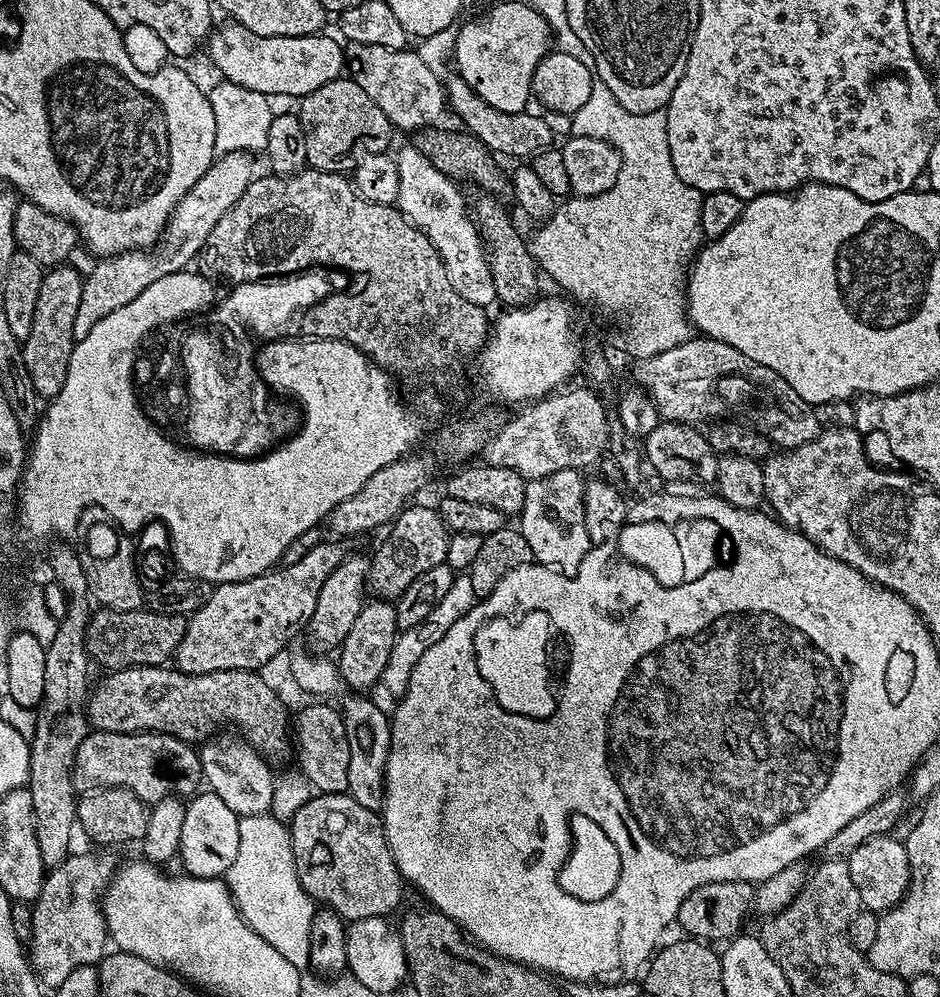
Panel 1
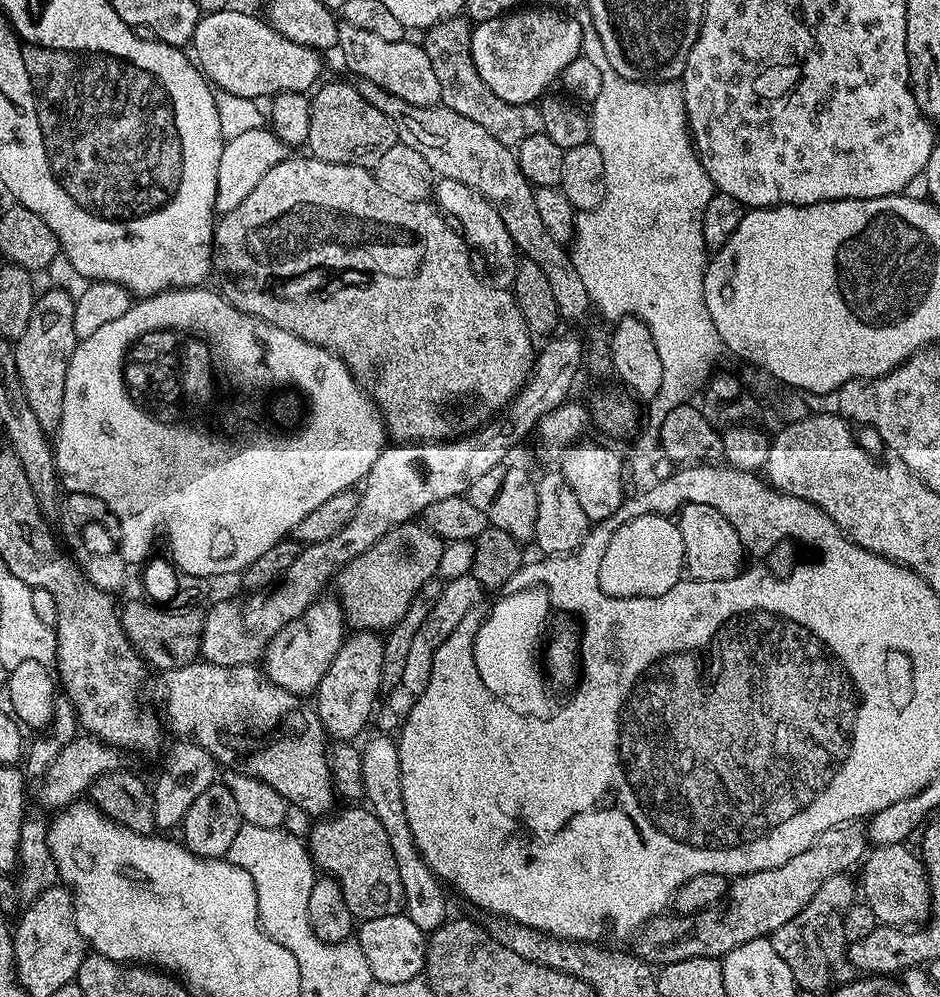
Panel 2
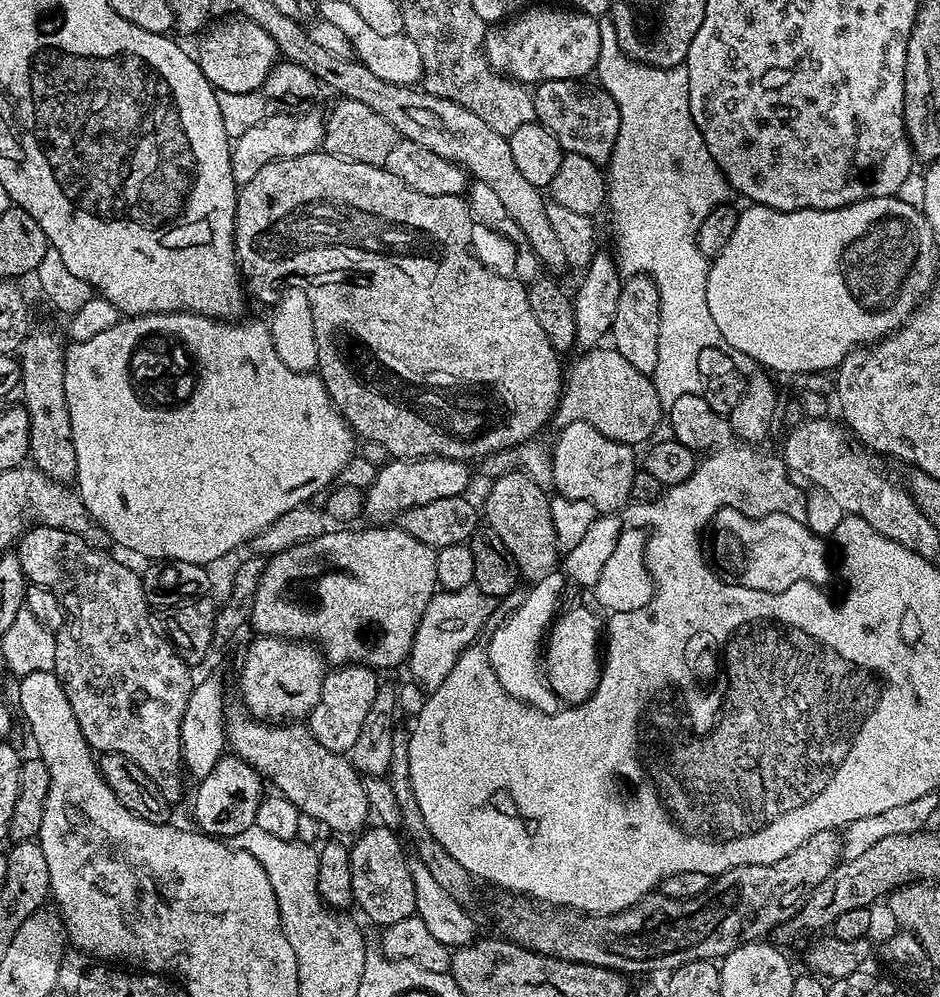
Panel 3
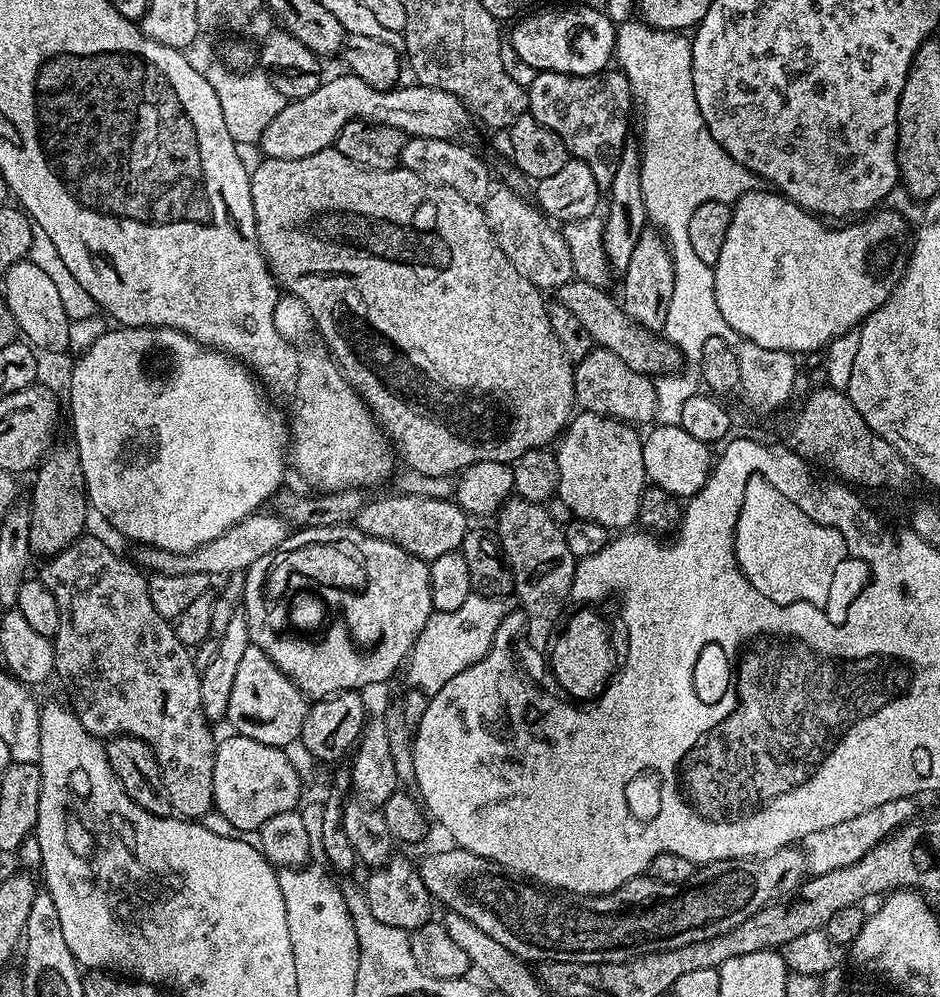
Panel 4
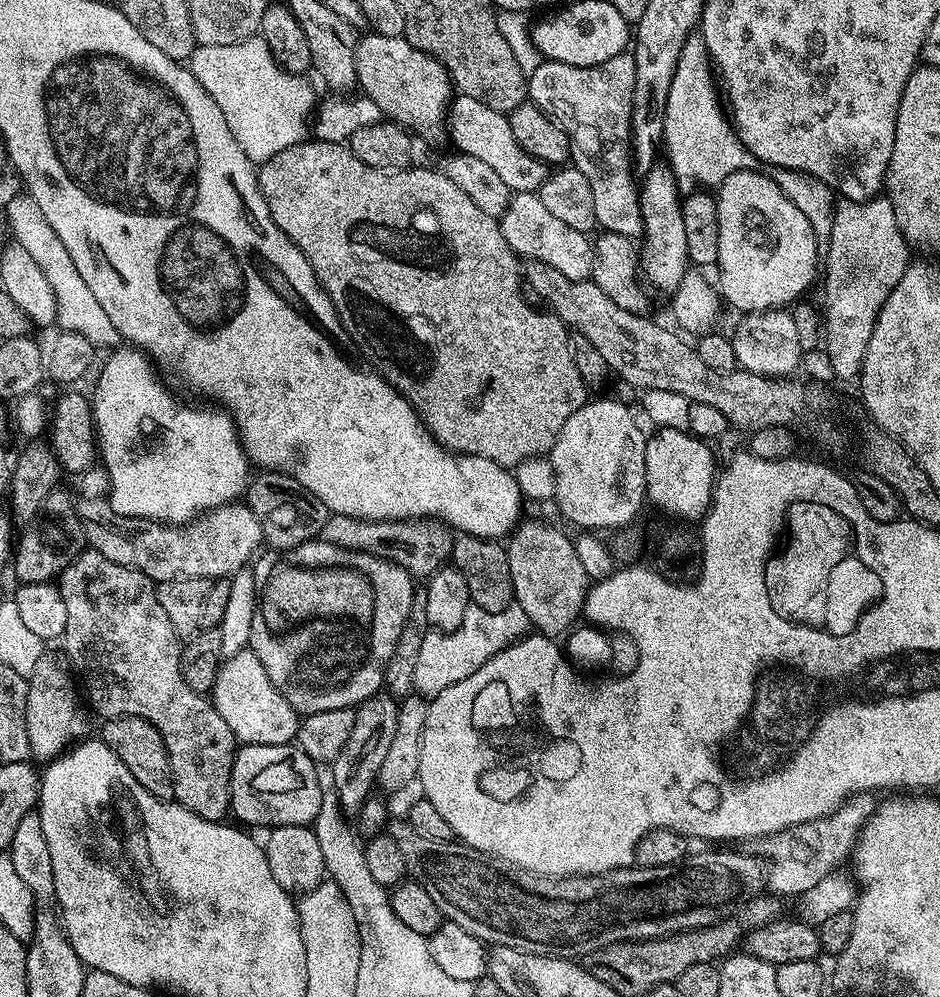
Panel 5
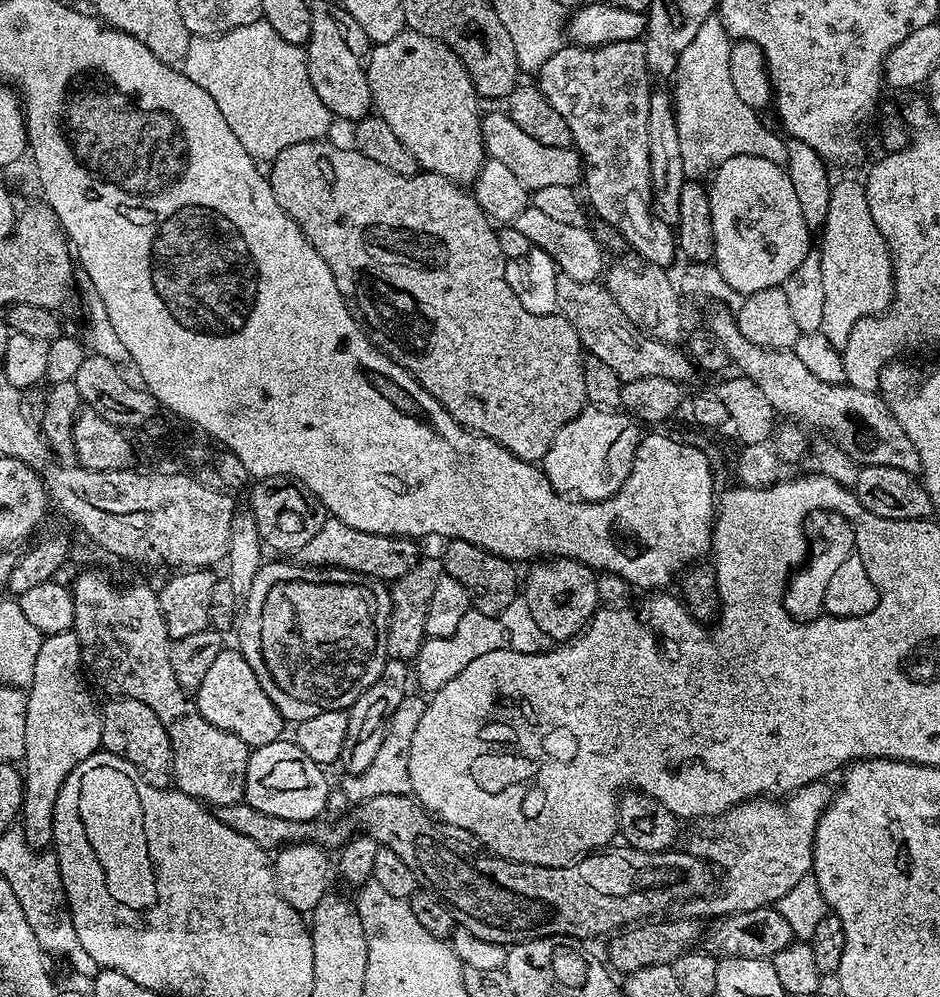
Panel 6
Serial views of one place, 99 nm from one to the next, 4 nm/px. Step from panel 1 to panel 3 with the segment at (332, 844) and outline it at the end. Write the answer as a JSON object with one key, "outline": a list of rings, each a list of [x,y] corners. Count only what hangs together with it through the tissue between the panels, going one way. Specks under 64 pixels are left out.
{"outline":[[[383,826],[365,827],[355,837],[356,845],[350,848],[350,874],[354,882],[352,899],[374,923],[387,926],[402,922],[402,918],[416,915],[414,902],[414,879],[411,878],[410,856],[404,853],[397,833]]]}

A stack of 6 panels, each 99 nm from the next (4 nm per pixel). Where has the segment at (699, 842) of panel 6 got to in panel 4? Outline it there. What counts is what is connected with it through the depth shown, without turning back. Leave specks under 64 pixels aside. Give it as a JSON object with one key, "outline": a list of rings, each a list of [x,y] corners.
{"outline":[[[910,796],[894,798],[894,802],[882,802],[866,810],[866,814],[858,814],[858,818],[846,818],[846,822],[838,822],[838,826],[826,826],[826,830],[818,830],[810,834],[802,841],[805,869],[812,876],[821,876],[858,862],[862,854],[878,846],[878,842],[897,832],[915,817],[912,815],[916,812],[916,803],[917,801]]]}

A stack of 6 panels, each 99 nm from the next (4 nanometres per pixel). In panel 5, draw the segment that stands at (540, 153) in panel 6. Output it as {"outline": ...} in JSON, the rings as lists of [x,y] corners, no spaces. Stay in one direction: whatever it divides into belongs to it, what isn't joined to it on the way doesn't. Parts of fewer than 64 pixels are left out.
{"outline":[[[453,95],[446,117],[446,136],[452,139],[451,147],[455,151],[487,162],[513,192],[536,192],[550,175],[549,165],[526,154],[526,150],[518,146],[518,138],[514,138],[514,130],[510,130],[508,125],[508,116],[498,110],[490,110],[490,106],[486,106],[486,102],[478,102],[478,98]]]}

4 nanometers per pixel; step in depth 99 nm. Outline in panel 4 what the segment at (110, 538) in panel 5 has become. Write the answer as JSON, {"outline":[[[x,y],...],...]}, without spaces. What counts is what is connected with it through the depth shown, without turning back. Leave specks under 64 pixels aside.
{"outline":[[[259,512],[247,516],[214,540],[188,553],[172,553],[160,549],[149,549],[149,571],[164,574],[206,573],[209,576],[225,577],[230,573],[247,571],[250,565],[265,557],[266,554],[279,549],[282,542],[290,534],[290,526],[283,518],[274,512]]]}

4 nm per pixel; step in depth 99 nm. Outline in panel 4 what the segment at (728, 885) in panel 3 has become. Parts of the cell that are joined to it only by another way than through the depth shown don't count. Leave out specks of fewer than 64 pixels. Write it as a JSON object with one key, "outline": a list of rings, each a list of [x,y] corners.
{"outline":[[[449,846],[445,852],[430,853],[424,861],[419,861],[418,867],[422,882],[426,882],[426,890],[432,895],[433,901],[437,905],[445,904],[443,907],[447,911],[462,914],[462,918],[466,918],[466,922],[474,922],[474,926],[478,926],[478,930],[490,934],[490,938],[494,938],[494,942],[502,942],[502,946],[506,946],[506,950],[510,950],[521,960],[529,962],[582,962],[583,964],[617,964],[623,960],[632,960],[635,956],[645,956],[651,952],[678,950],[684,946],[690,946],[692,942],[706,942],[707,939],[718,938],[720,934],[726,934],[730,930],[734,930],[734,926],[742,926],[742,922],[746,922],[746,918],[750,918],[750,914],[758,914],[758,910],[762,910],[767,904],[774,904],[791,897],[806,879],[804,853],[796,846],[783,848],[769,856],[747,860],[719,860],[713,864],[703,865],[696,875],[683,886],[658,882],[652,879],[651,875],[645,874],[636,876],[630,882],[623,884],[618,890],[607,892],[601,896],[580,896],[576,892],[562,892],[547,886],[541,886],[527,878],[521,878],[519,875],[513,874],[509,869],[500,864],[495,864],[492,860],[487,860],[470,850],[455,846]]]}

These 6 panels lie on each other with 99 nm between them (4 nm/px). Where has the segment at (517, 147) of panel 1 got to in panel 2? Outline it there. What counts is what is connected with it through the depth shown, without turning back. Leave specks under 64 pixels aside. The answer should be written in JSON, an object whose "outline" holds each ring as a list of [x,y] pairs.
{"outline":[[[463,15],[452,16],[448,20],[436,24],[423,33],[422,46],[430,58],[430,66],[434,66],[434,74],[438,77],[440,87],[440,104],[478,122],[493,138],[509,146],[521,144],[530,134],[544,131],[542,114],[535,103],[511,104],[502,102],[486,82],[478,74],[472,61],[472,28]]]}

